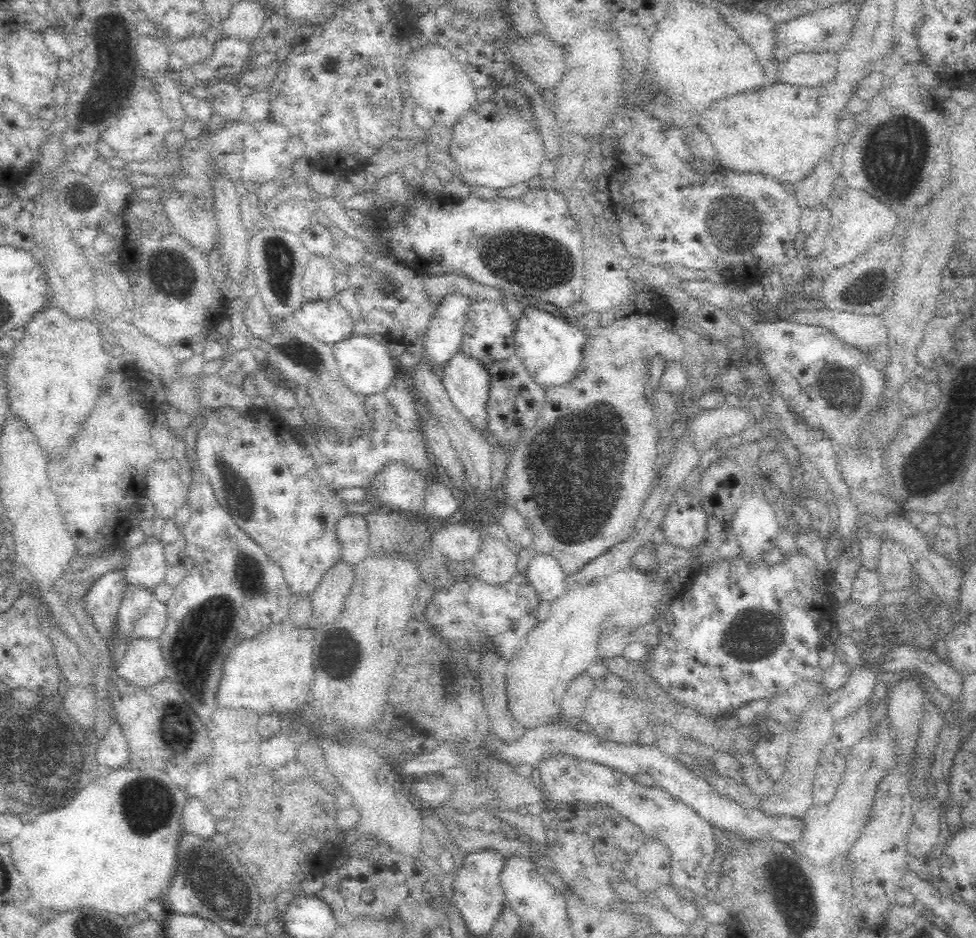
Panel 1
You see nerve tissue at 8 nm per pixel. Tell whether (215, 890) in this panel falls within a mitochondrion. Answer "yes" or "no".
yes

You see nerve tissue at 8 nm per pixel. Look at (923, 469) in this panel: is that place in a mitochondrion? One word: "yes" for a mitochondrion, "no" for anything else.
yes

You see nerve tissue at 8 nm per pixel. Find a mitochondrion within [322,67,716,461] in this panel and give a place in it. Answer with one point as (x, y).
(524, 258)

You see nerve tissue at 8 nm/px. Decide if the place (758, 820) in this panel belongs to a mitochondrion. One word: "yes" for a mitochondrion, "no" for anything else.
no

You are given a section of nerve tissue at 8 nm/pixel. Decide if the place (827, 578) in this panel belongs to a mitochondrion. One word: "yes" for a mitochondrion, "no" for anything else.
no

